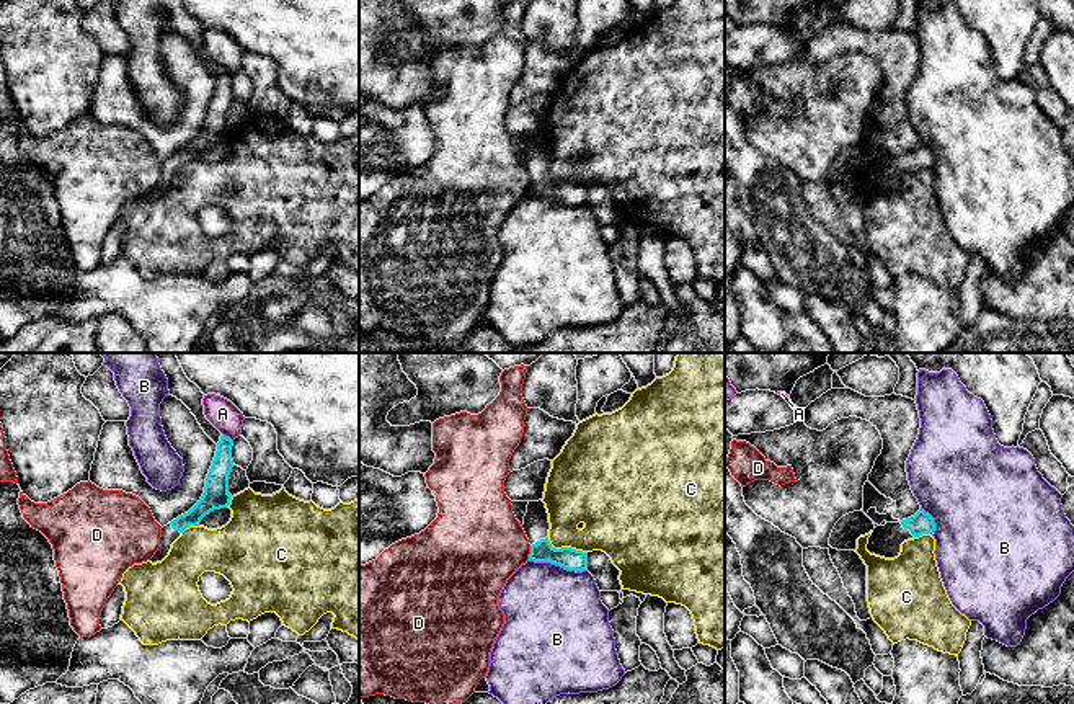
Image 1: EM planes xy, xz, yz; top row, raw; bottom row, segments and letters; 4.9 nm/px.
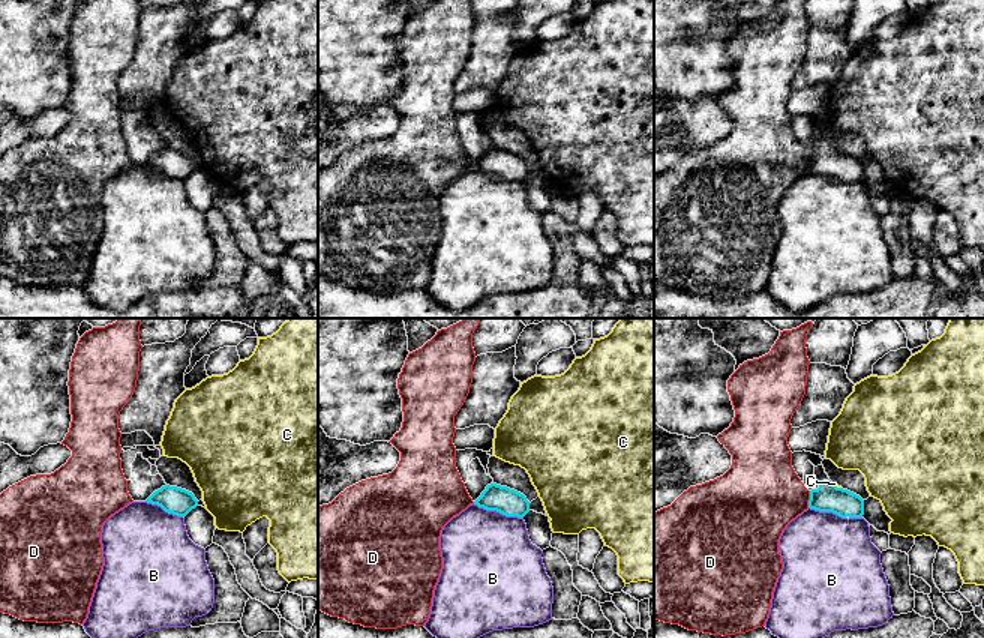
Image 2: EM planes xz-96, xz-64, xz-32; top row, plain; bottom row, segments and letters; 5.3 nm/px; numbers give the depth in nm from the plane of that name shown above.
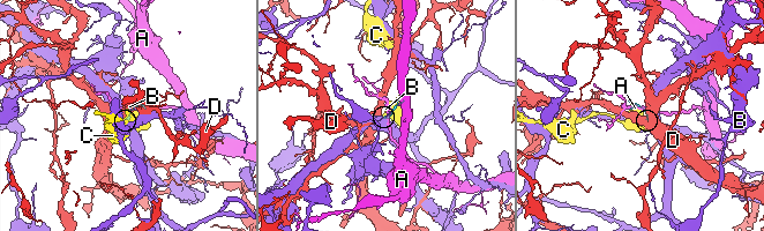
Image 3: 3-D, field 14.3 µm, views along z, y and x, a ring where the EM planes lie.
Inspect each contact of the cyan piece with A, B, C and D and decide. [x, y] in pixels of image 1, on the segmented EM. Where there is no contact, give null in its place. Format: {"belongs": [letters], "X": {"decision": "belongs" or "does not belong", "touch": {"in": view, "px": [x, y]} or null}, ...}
{"belongs": [], "A": {"decision": "does not belong", "touch": {"in": "xy", "px": [226, 436]}}, "B": {"decision": "does not belong", "touch": {"in": "xz", "px": [557, 564]}}, "C": {"decision": "does not belong", "touch": {"in": "xz", "px": [567, 548]}}, "D": {"decision": "does not belong", "touch": {"in": "xz", "px": [531, 552]}}}

